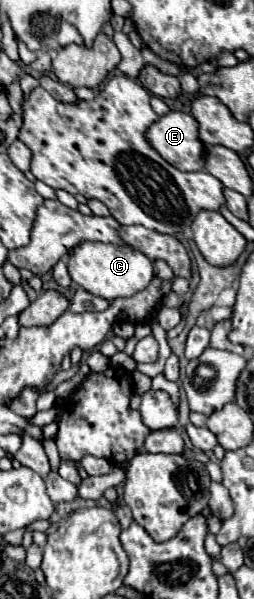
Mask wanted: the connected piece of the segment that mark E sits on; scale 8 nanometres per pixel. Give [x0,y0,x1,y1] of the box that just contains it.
[145,112,205,172]

